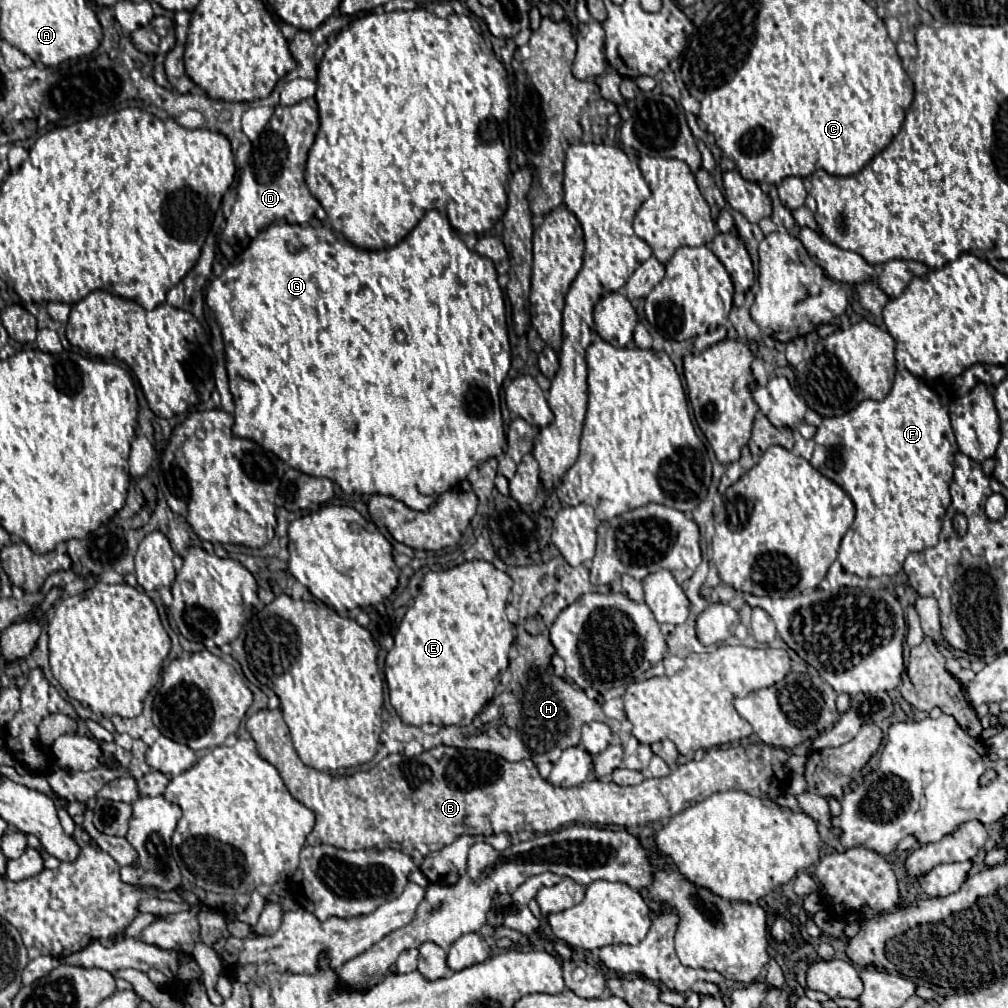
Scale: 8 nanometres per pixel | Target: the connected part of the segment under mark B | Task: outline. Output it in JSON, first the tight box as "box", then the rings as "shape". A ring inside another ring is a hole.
{"box":[247,710,789,860],"shape":[[[259,710],[247,720],[247,730],[257,742],[259,754],[279,770],[293,798],[315,812],[317,824],[309,836],[309,844],[331,844],[343,850],[385,850],[403,842],[403,852],[413,860],[421,860],[453,844],[461,834],[491,836],[521,830],[545,834],[571,822],[629,828],[667,820],[715,792],[741,790],[775,800],[789,784],[785,768],[787,752],[763,742],[751,744],[751,748],[711,748],[703,760],[675,766],[669,776],[647,778],[639,786],[585,780],[581,786],[559,788],[543,780],[531,760],[507,762],[489,752],[467,752],[449,746],[425,750],[415,758],[391,754],[389,766],[381,762],[371,770],[350,776],[332,776],[299,760],[281,710]]]}

